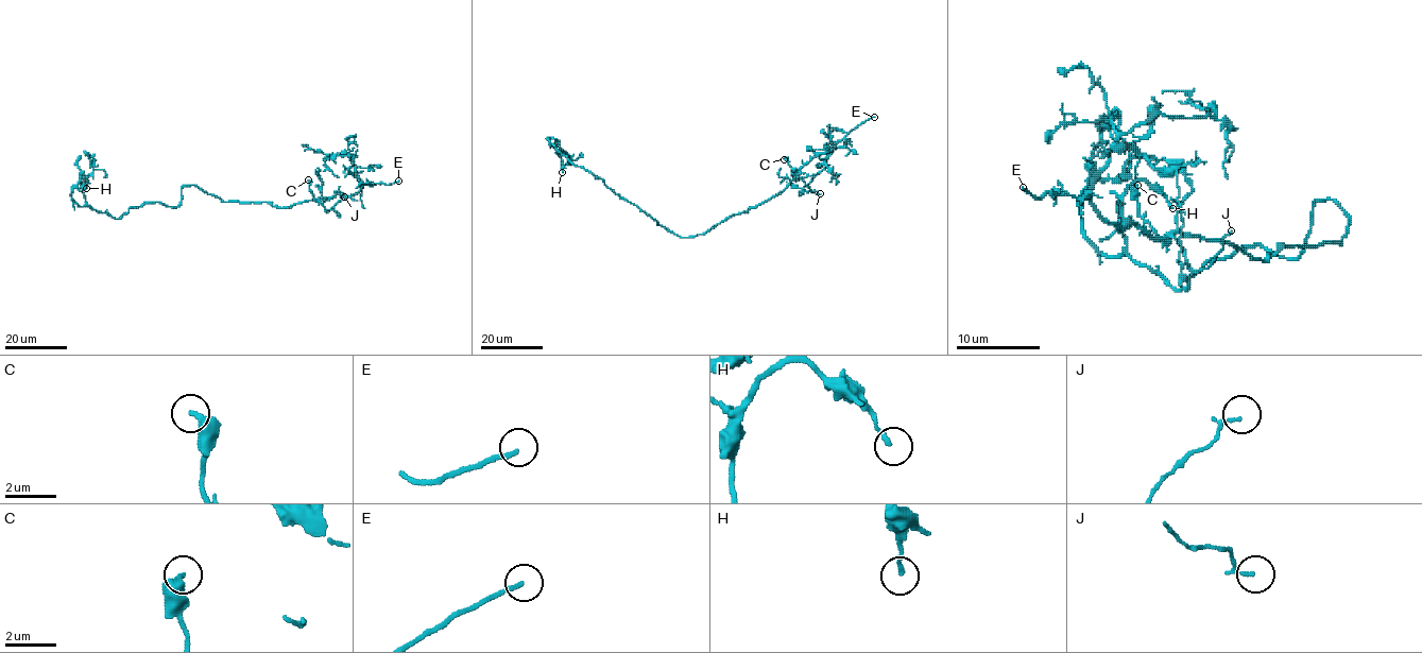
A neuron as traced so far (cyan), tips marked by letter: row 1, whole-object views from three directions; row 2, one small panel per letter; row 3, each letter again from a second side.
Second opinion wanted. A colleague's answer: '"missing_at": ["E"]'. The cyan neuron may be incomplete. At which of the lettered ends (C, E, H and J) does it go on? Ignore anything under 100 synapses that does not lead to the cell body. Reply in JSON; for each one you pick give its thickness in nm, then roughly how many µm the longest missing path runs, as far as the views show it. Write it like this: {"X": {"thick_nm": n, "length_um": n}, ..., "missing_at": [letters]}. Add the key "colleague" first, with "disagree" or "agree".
{"colleague": "agree", "E": {"thick_nm": 170, "length_um": 60}, "missing_at": ["E"]}

